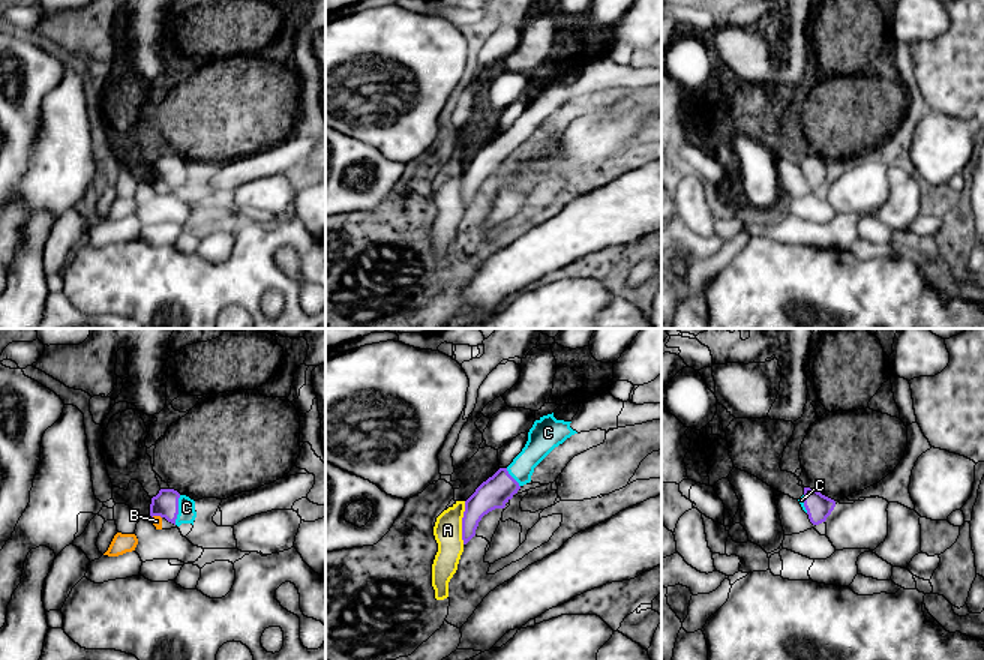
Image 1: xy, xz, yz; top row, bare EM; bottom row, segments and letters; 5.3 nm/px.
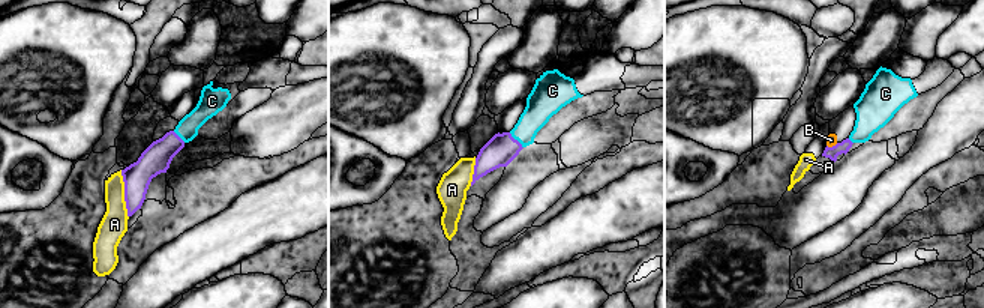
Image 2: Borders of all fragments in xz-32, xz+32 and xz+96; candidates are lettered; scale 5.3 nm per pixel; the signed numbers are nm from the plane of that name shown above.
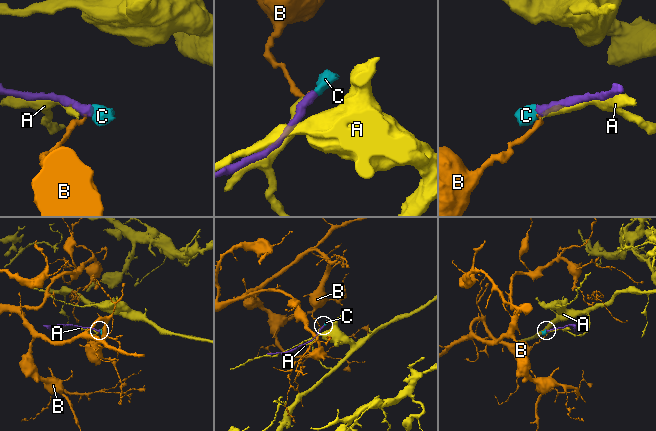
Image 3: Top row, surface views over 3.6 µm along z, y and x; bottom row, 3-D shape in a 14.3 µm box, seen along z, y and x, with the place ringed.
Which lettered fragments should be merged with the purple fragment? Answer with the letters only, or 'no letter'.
C

